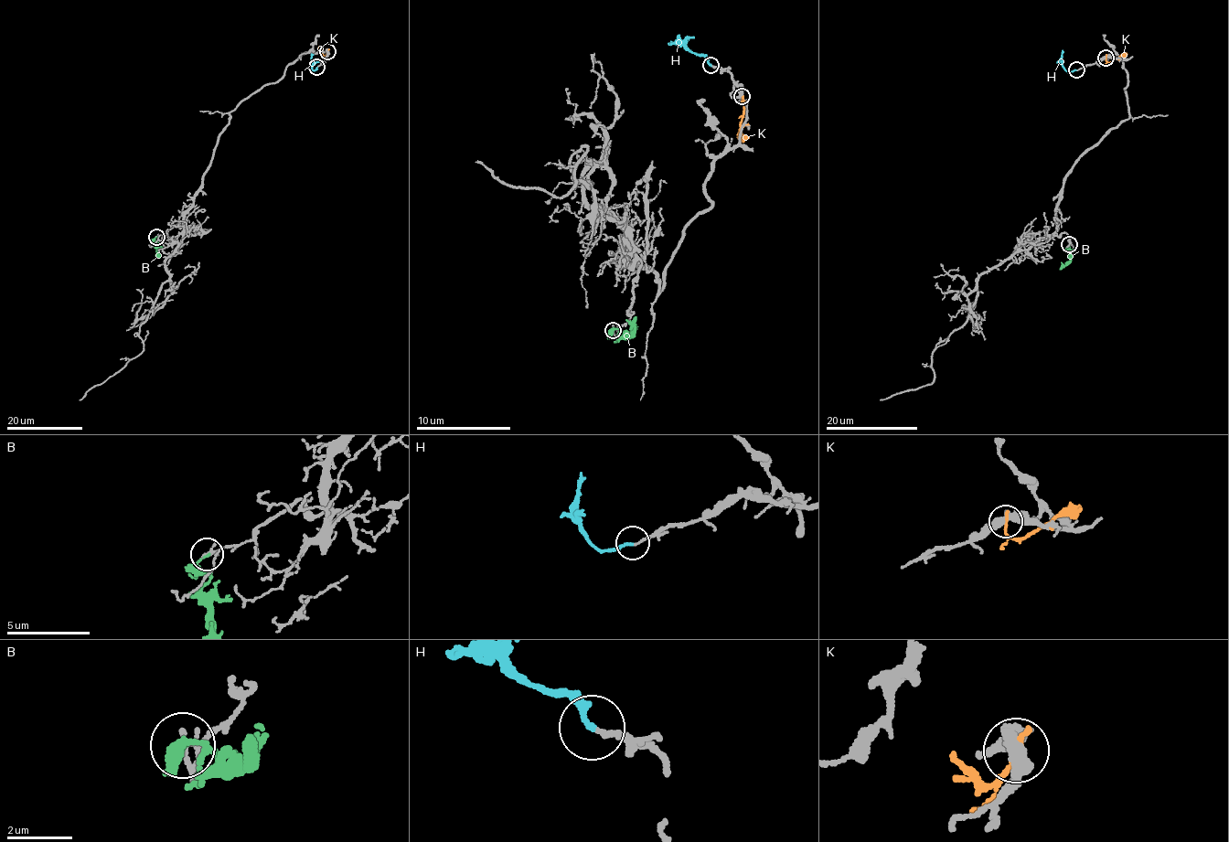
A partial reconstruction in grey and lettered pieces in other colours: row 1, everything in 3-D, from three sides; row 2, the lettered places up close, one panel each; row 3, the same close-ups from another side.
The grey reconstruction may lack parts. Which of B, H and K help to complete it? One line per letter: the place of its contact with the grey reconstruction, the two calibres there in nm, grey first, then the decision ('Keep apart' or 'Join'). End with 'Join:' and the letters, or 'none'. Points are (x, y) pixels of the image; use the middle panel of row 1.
B: Touches grey at (613, 330). Thickness 240 nm (grey) against 100 nm. Keep apart
H: Touches grey at (710, 65). Thickness 130 nm (grey) against 160 nm. Join
K: Touches grey at (742, 96). Thickness 420 nm (grey) against 180 nm. Keep apart
Join: H

